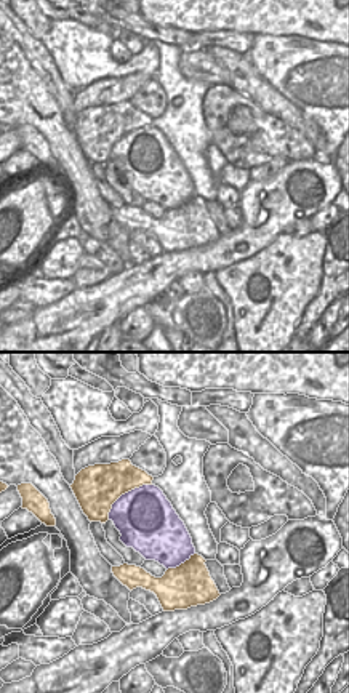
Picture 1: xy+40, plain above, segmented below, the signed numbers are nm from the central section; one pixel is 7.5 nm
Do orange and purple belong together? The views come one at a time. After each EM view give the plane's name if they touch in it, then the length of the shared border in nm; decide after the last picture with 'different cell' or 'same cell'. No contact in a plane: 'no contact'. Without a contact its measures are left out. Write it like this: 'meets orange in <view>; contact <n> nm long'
meets orange in xy+40; contact 420 nm long

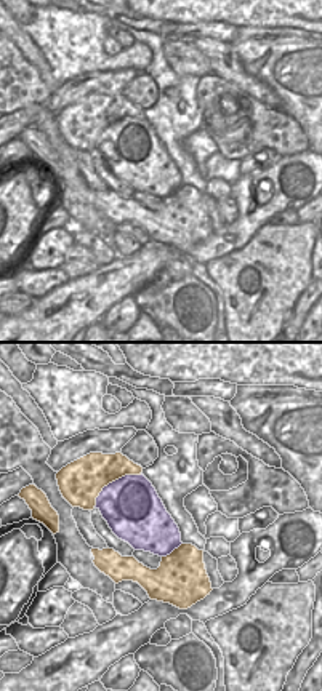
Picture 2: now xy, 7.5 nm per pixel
meets orange in xy; contact 440 nm long

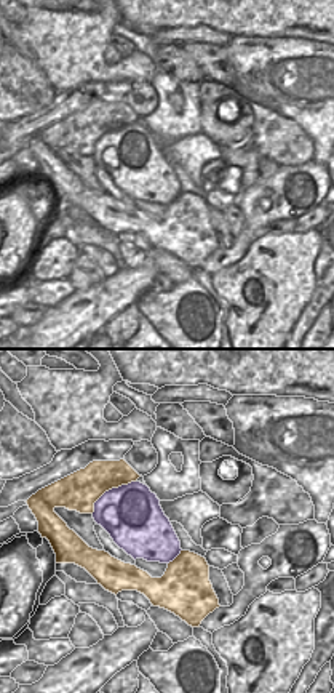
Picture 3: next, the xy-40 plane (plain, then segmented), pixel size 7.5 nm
meets orange in xy-40; contact 420 nm long

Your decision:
different cell

